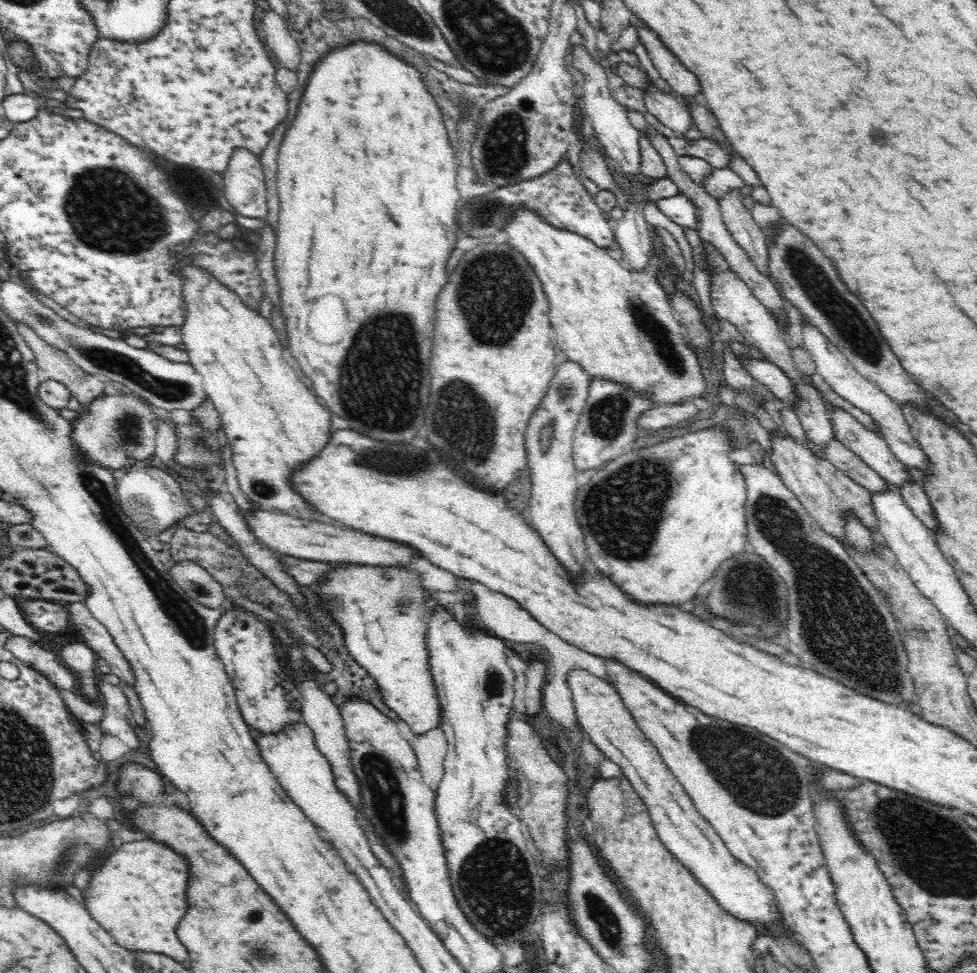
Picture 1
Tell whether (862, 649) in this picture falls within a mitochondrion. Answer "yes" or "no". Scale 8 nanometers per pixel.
yes

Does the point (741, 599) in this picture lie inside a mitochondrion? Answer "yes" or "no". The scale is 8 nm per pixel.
yes

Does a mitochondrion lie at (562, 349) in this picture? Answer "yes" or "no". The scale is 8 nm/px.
no

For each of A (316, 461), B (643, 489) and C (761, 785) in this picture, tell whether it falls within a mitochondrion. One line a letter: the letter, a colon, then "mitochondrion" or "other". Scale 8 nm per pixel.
A: other
B: mitochondrion
C: mitochondrion

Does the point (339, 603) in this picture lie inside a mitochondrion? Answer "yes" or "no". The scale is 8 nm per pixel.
yes

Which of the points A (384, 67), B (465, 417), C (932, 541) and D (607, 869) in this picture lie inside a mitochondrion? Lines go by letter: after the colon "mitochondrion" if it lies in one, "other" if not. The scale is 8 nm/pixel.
A: other
B: mitochondrion
C: other
D: other

